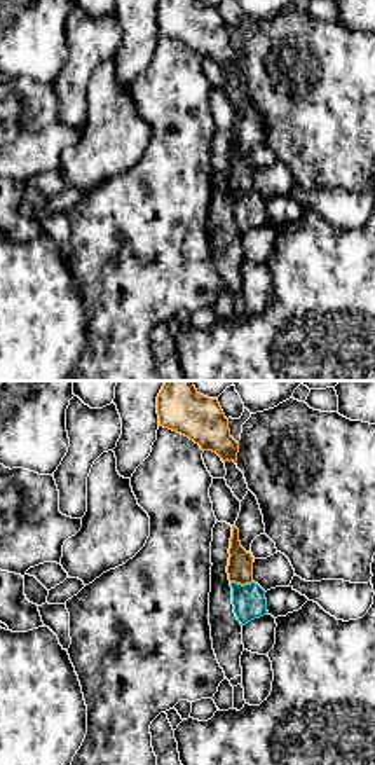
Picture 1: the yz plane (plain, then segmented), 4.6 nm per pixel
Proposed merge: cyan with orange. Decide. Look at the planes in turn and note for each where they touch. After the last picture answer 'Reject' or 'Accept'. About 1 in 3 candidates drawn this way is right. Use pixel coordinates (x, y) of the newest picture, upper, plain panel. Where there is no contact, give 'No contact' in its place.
Touches cyan at (239, 192)

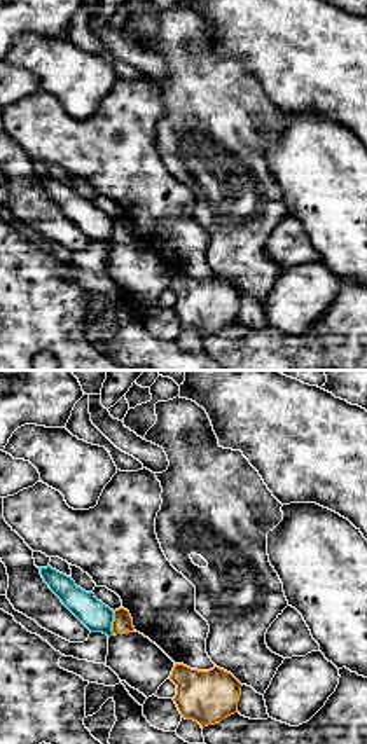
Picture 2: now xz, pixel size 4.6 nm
Touches cyan at (112, 229)

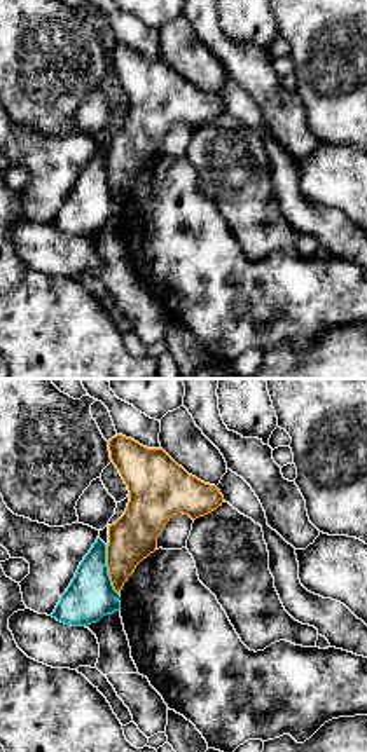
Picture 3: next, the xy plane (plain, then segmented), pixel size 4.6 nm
Touches cyan at (107, 178)

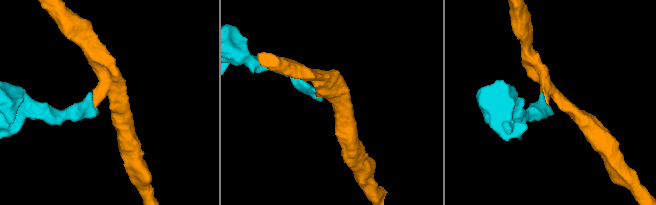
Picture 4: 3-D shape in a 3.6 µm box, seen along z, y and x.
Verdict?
Reject

